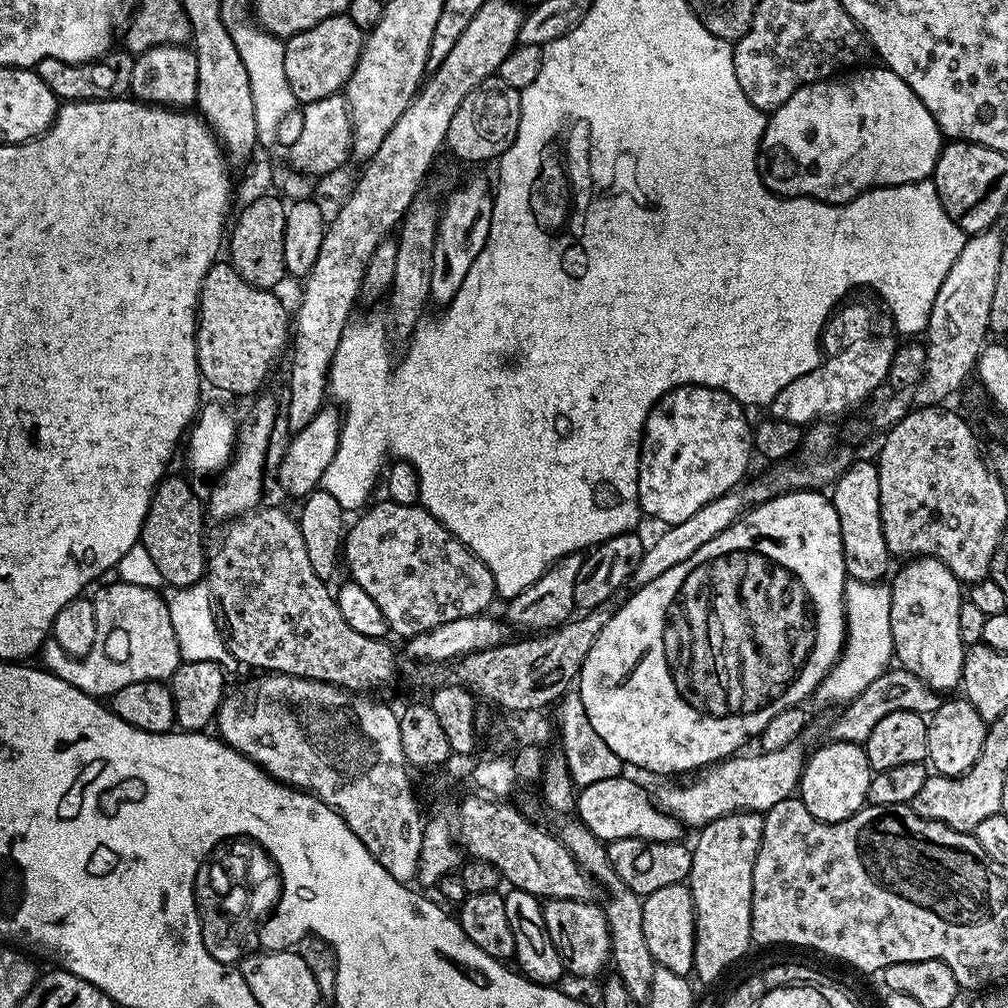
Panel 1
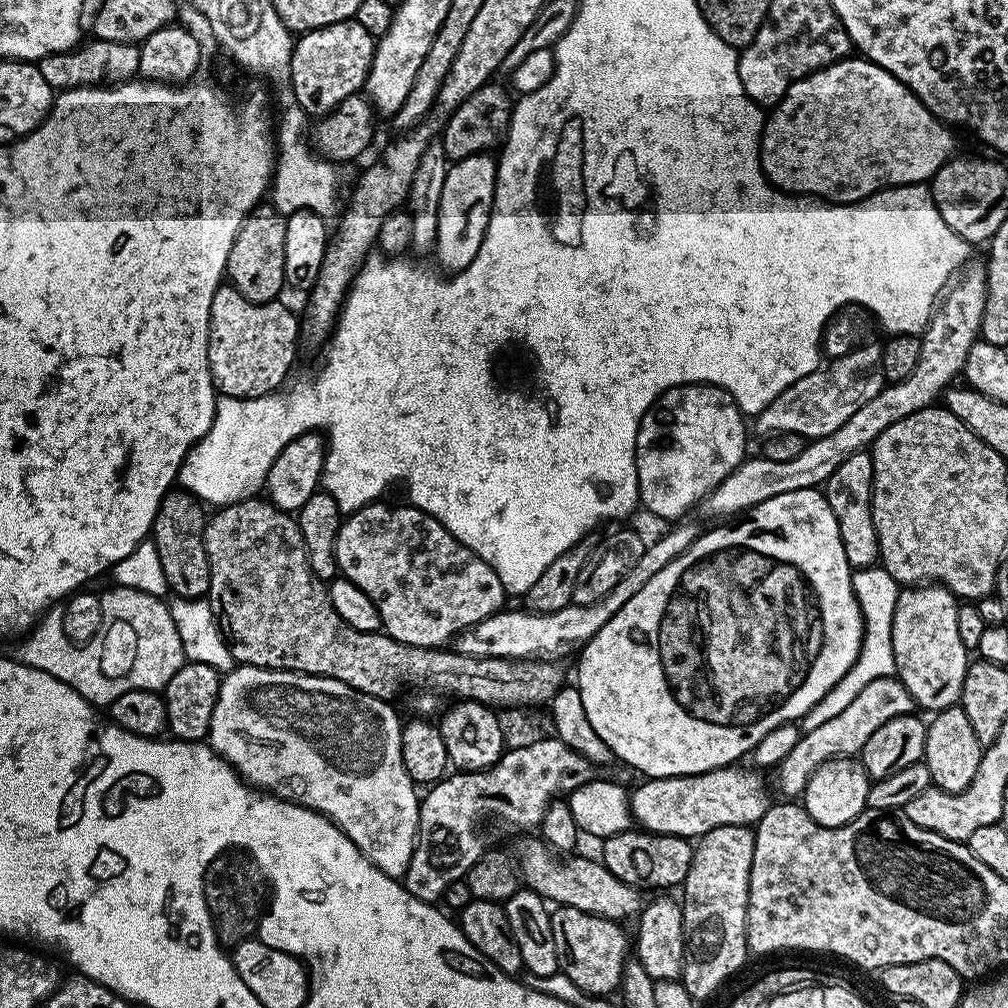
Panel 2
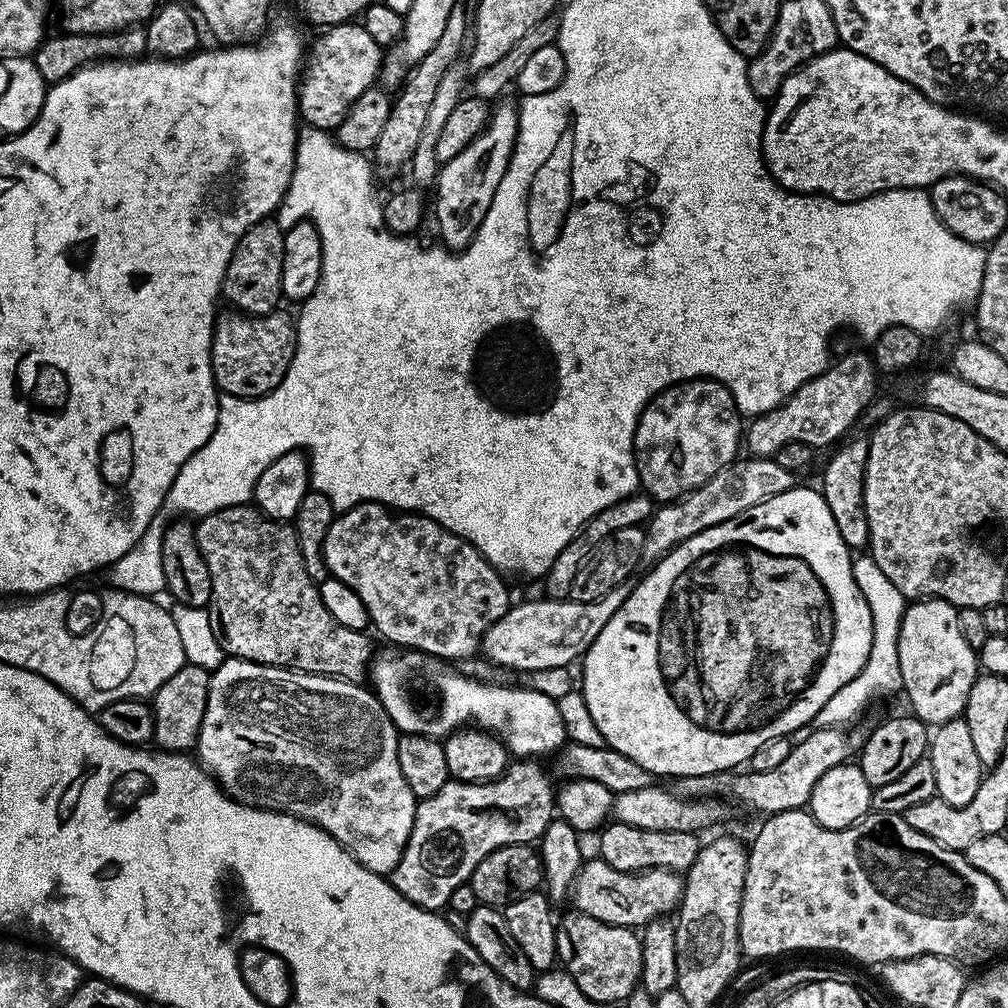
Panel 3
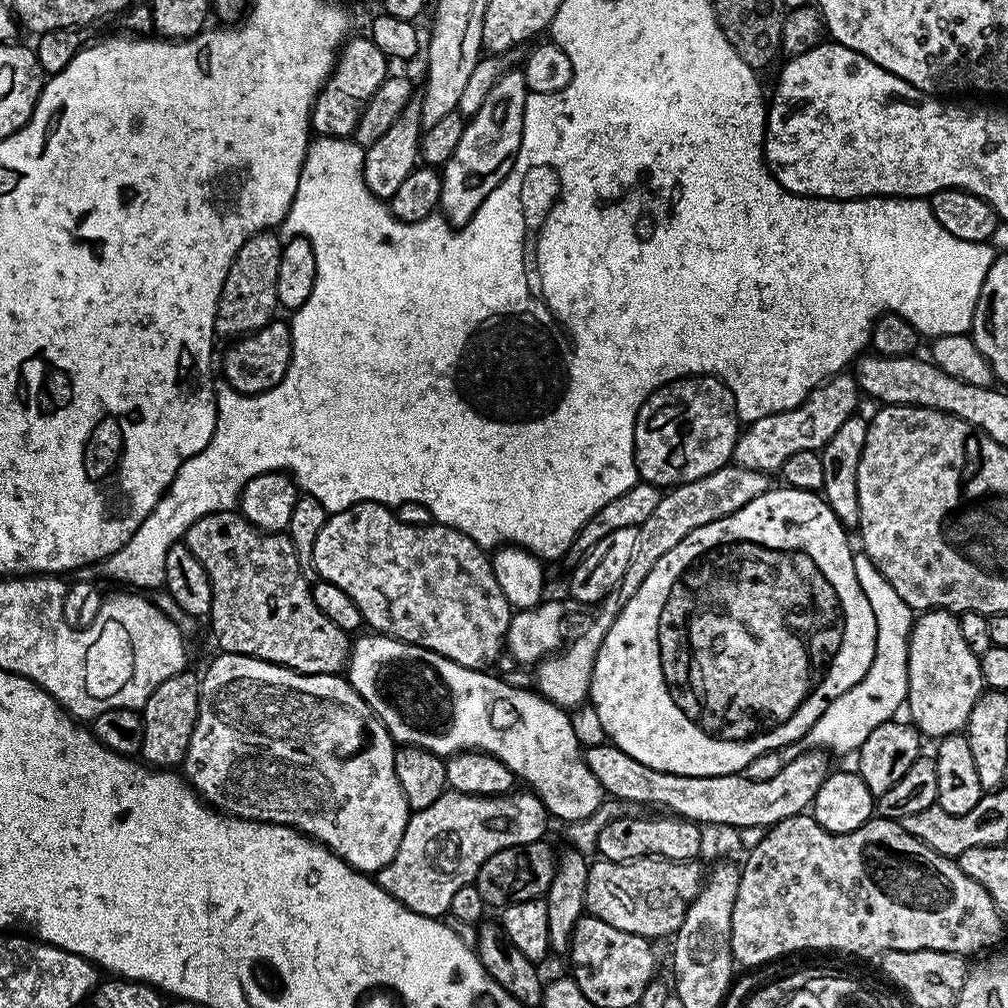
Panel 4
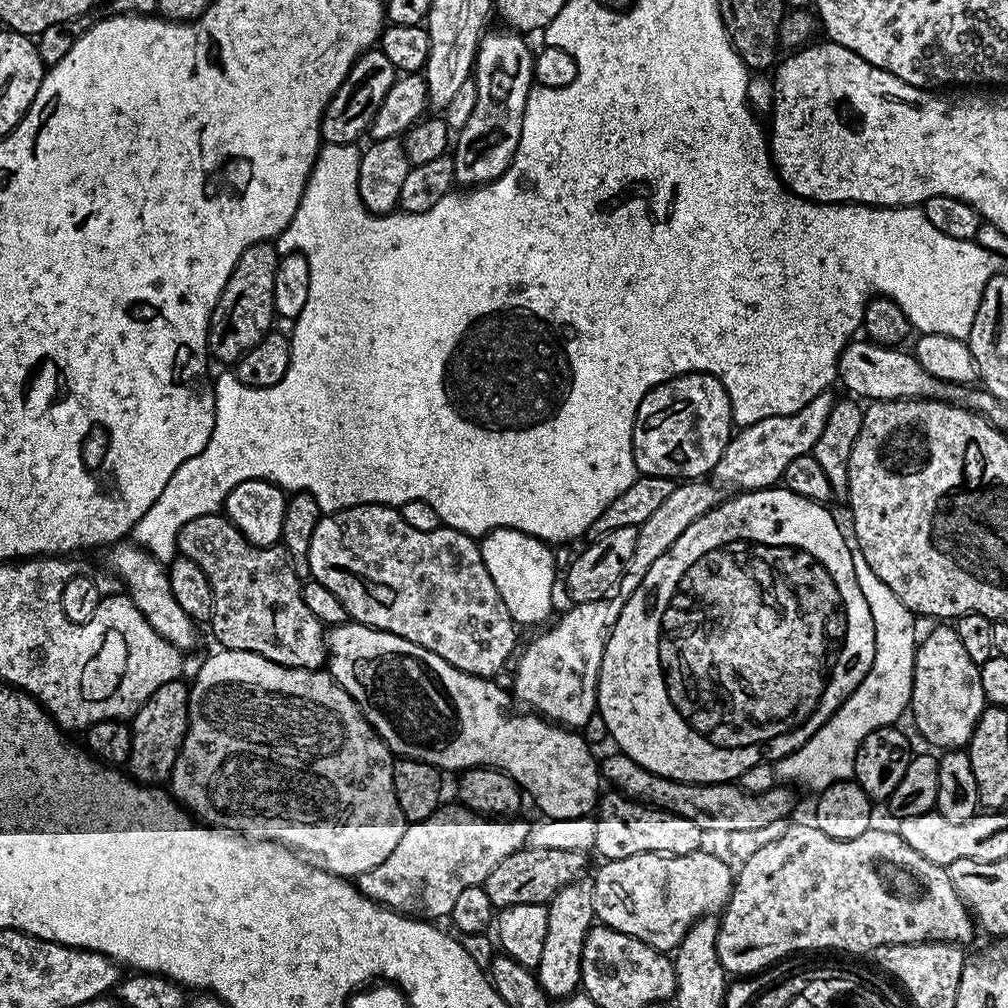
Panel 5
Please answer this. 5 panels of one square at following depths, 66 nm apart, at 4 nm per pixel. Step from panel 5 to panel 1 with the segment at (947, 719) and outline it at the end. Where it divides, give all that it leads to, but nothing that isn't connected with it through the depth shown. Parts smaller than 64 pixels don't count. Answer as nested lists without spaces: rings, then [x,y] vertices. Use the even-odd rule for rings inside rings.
[[[932,556],[912,558],[905,564],[908,565],[890,580],[890,630],[893,634],[894,656],[899,667],[914,674],[932,691],[948,694],[952,687],[960,684],[964,665],[966,645],[958,634],[962,581]]]

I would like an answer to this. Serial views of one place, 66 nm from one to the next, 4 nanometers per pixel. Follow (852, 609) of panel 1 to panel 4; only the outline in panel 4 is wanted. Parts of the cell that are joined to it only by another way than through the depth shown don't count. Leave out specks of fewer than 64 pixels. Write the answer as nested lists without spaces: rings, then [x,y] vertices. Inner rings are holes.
[[[862,550],[854,554],[854,570],[859,586],[874,610],[877,634],[874,662],[860,682],[830,702],[821,718],[804,735],[817,746],[823,746],[825,751],[833,750],[836,754],[859,751],[874,729],[893,719],[899,708],[901,711],[908,696],[908,638],[912,632],[914,610],[895,593]]]

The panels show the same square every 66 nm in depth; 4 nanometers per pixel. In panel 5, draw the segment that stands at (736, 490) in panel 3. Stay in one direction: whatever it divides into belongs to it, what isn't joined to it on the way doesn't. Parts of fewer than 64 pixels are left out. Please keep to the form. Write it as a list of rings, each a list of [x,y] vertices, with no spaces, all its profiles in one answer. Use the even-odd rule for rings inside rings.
[[[708,480],[683,481],[679,483],[673,494],[670,494],[666,501],[662,502],[661,508],[647,518],[646,522],[640,525],[638,540],[635,543],[634,558],[631,559],[622,578],[615,587],[615,591],[620,593],[620,605],[625,607],[630,594],[642,584],[650,566],[654,564],[677,541],[678,537],[686,530],[686,526],[696,522],[698,518],[704,516],[710,510],[722,503],[726,494],[719,485],[708,483]]]

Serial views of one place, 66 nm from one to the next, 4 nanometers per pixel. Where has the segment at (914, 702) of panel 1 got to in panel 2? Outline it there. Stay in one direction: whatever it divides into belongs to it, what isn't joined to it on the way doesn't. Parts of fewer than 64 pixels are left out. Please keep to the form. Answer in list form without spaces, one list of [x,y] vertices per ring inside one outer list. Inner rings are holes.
[[[893,674],[891,676],[875,678],[874,682],[869,682],[854,702],[840,711],[834,718],[827,719],[822,726],[815,727],[809,733],[800,735],[798,746],[786,754],[786,758],[781,764],[776,765],[774,775],[776,775],[776,788],[784,798],[800,798],[804,795],[804,788],[808,784],[808,779],[827,760],[837,758],[855,757],[866,746],[866,741],[870,739],[870,734],[878,730],[878,726],[886,726],[890,718],[895,716],[910,716],[914,712],[914,701],[910,690],[900,681],[900,677]]]

